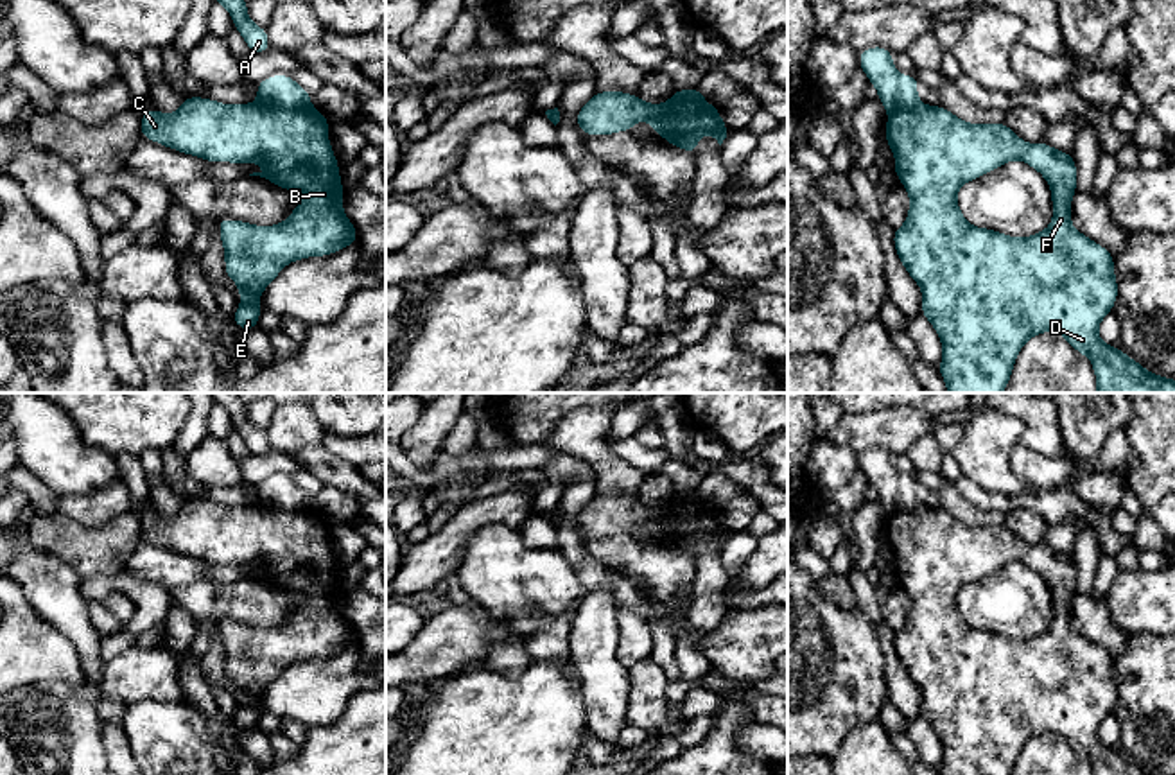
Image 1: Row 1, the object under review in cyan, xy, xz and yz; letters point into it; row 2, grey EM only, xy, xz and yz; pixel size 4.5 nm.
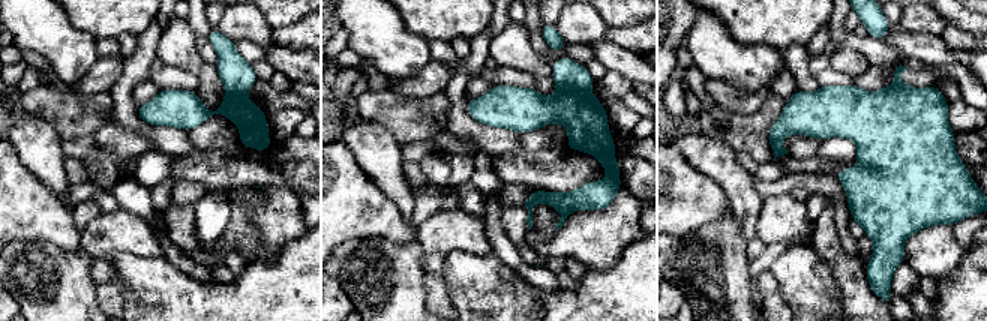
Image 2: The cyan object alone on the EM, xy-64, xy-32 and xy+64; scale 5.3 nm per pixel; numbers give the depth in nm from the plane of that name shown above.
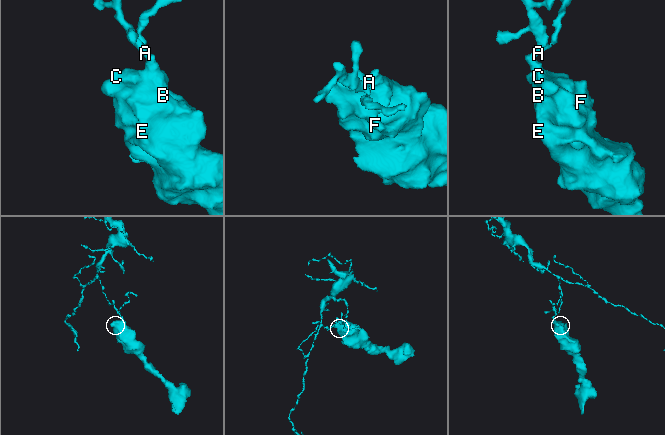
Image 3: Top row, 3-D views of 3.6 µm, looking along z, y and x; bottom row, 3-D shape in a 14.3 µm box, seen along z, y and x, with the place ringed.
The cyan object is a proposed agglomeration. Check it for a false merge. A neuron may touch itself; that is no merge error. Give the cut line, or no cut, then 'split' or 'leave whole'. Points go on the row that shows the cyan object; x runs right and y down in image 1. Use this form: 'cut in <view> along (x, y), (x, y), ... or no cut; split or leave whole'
cut in xy along (259, 101), (284, 108), (304, 108), (309, 104); split

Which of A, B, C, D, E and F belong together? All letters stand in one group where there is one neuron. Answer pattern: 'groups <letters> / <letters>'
groups A / B C D E F

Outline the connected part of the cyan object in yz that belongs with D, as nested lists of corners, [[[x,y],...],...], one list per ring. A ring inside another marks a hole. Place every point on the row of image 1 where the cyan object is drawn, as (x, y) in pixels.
[[[922,102],[890,113],[884,142],[895,154],[893,176],[910,194],[908,219],[893,230],[893,246],[906,273],[920,285],[922,316],[942,341],[938,371],[947,393],[1003,393],[1021,348],[1042,332],[1060,334],[1089,357],[1096,393],[1175,393],[1173,379],[1150,373],[1098,335],[1100,321],[1118,300],[1118,280],[1114,255],[1071,224],[1071,199],[1076,192],[1073,152],[1060,152],[1046,142],[1026,144],[1005,122],[976,126],[944,106]],[[1012,160],[1026,161],[1051,187],[1051,224],[1031,237],[970,226],[956,205],[963,183]]]

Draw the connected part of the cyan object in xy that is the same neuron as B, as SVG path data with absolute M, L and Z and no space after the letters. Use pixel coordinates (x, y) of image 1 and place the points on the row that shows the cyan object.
M185 97L179 109L170 115L152 108L140 118L140 136L147 140L212 163L260 161L265 169L249 176L260 176L303 196L289 219L274 226L257 226L235 219L217 221L226 276L237 283L242 296L231 321L242 330L258 327L258 316L264 310L258 296L289 262L332 255L359 240L353 222L343 212L344 188L328 140L328 118L314 106L298 109L271 108L260 102L228 106L205 97Z

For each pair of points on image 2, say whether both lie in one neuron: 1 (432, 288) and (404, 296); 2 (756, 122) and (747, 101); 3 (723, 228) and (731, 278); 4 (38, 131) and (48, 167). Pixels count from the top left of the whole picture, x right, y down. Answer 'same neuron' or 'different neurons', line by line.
1: different neurons
2: different neurons
3: same neuron
4: same neuron

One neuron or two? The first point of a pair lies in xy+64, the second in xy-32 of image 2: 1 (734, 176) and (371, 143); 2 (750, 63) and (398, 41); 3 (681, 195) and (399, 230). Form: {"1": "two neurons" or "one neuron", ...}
{"1": "one neuron", "2": "one neuron", "3": "one neuron"}

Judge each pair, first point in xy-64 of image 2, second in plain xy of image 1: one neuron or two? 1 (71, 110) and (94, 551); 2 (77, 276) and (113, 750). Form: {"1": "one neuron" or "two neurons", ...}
{"1": "one neuron", "2": "two neurons"}

